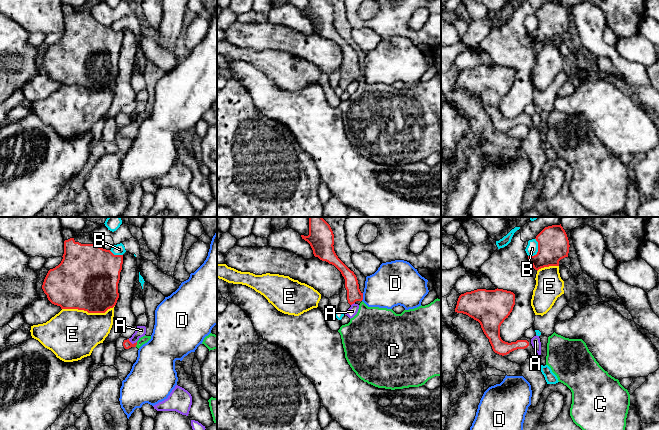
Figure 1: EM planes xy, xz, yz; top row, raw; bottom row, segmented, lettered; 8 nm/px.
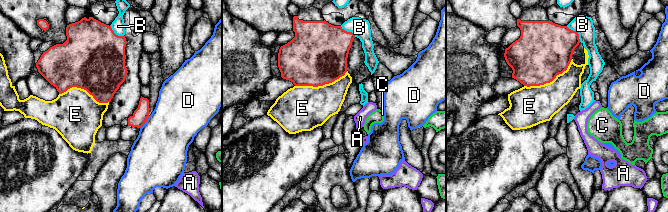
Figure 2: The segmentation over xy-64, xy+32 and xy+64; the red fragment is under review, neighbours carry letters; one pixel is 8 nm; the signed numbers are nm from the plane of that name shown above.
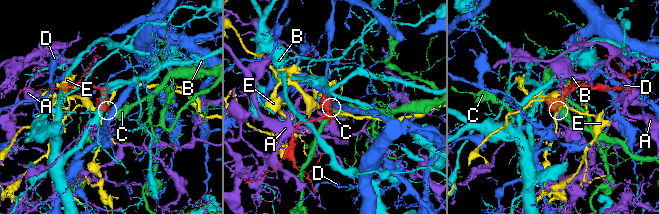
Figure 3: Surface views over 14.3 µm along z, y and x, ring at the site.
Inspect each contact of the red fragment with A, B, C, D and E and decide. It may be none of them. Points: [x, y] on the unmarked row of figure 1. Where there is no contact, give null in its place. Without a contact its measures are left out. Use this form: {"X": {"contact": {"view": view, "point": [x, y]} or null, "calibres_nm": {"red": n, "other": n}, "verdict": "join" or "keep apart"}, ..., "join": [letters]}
{"A": {"contact": {"view": "xy", "point": [131, 119]}, "calibres_nm": {"red": 70, "other": 80}, "verdict": "keep apart"}, "B": {"contact": {"view": "yz", "point": [538, 25]}, "calibres_nm": {"red": 260, "other": 100}, "verdict": "keep apart"}, "C": {"contact": {"view": "xy", "point": [136, 120]}, "calibres_nm": {"red": 70, "other": 60}, "verdict": "keep apart"}, "D": {"contact": {"view": "xz", "point": [362, 73]}, "calibres_nm": {"red": 120, "other": 320}, "verdict": "keep apart"}, "E": {"contact": {"view": "xy", "point": [88, 88]}, "calibres_nm": {"red": 480, "other": 420}, "verdict": "keep apart"}, "join": []}

